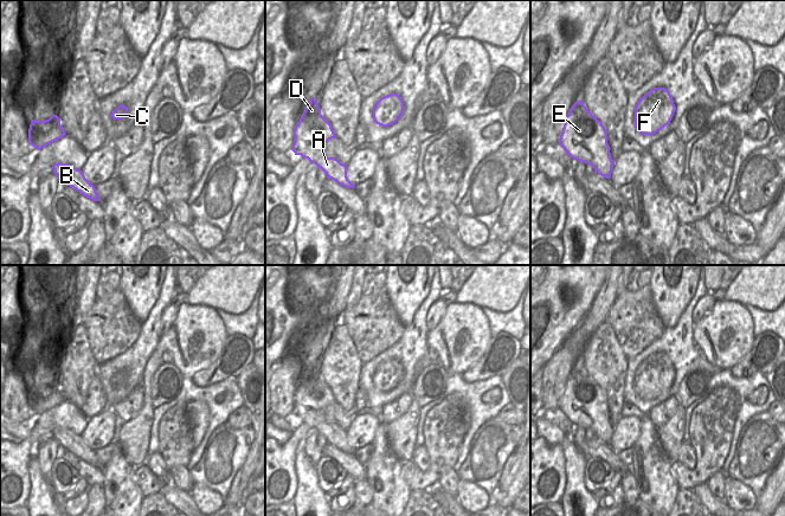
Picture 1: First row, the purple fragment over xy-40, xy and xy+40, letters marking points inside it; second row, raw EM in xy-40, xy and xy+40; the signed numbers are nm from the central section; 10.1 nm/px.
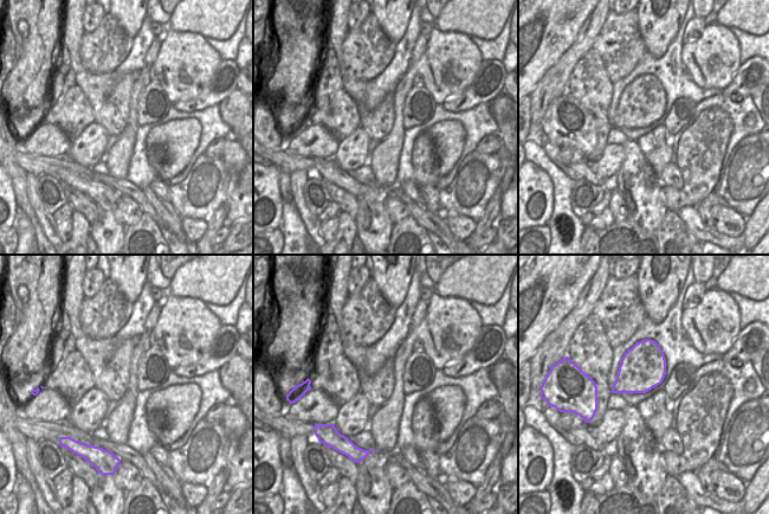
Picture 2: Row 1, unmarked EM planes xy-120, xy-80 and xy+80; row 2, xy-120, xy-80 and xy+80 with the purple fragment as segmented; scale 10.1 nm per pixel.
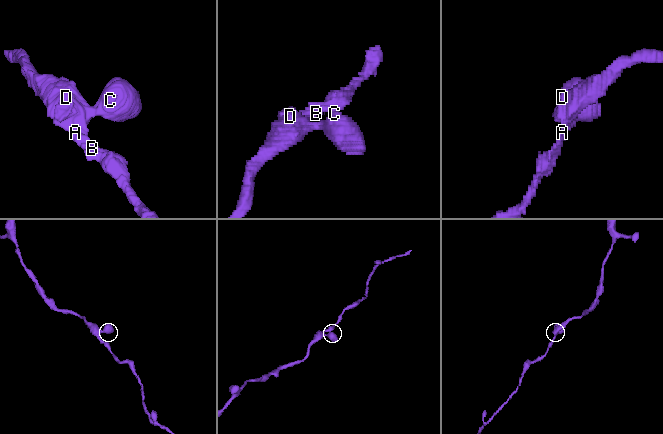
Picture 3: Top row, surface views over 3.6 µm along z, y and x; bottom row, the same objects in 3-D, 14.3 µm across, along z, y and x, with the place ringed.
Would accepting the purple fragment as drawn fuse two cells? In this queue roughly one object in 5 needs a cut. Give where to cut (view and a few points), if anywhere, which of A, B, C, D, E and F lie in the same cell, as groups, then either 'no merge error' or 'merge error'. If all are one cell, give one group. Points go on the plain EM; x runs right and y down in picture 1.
no cut; A B C D E F; no merge error

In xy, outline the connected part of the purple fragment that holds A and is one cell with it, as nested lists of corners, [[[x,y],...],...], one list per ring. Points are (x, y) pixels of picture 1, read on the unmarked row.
[[[313,362],[295,391],[291,415],[295,420],[315,428],[328,444],[346,453],[354,453],[355,451],[347,443],[347,431],[326,420],[323,411],[332,404],[335,404],[332,389],[321,380],[318,368]]]

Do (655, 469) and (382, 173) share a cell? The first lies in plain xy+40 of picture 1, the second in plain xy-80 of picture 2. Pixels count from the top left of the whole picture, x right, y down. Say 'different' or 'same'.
different

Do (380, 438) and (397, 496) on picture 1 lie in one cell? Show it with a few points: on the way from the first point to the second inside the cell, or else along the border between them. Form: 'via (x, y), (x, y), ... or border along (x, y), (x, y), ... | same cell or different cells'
via (381, 452), (386, 482) | same cell

